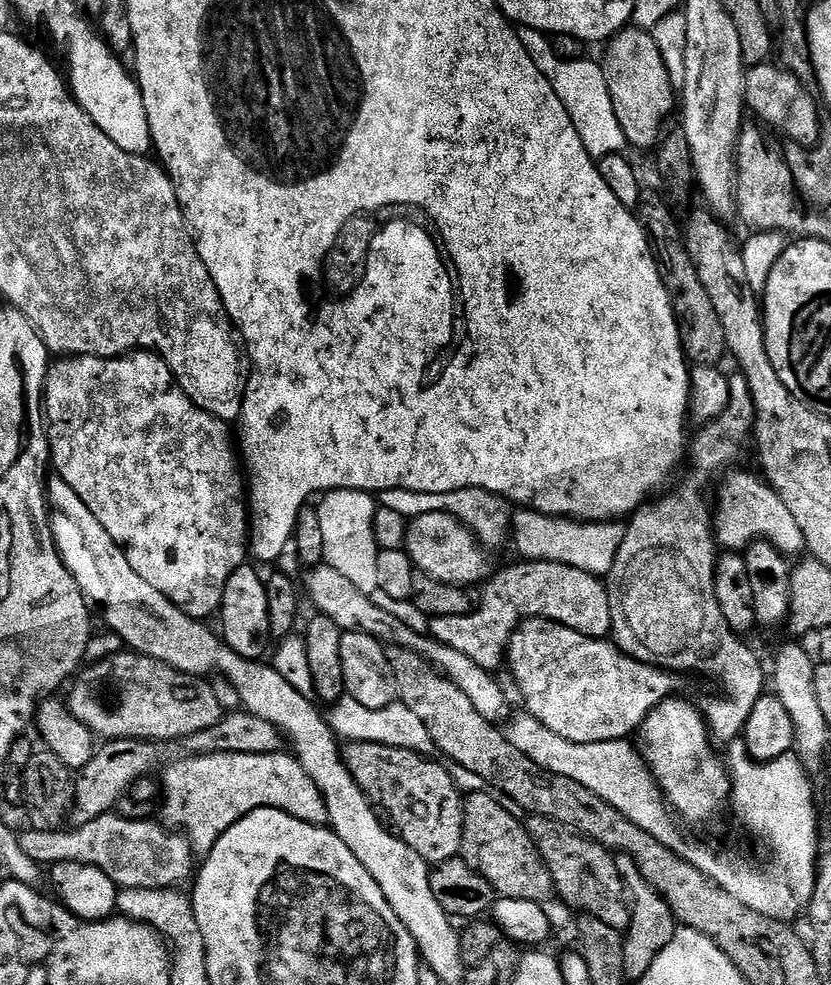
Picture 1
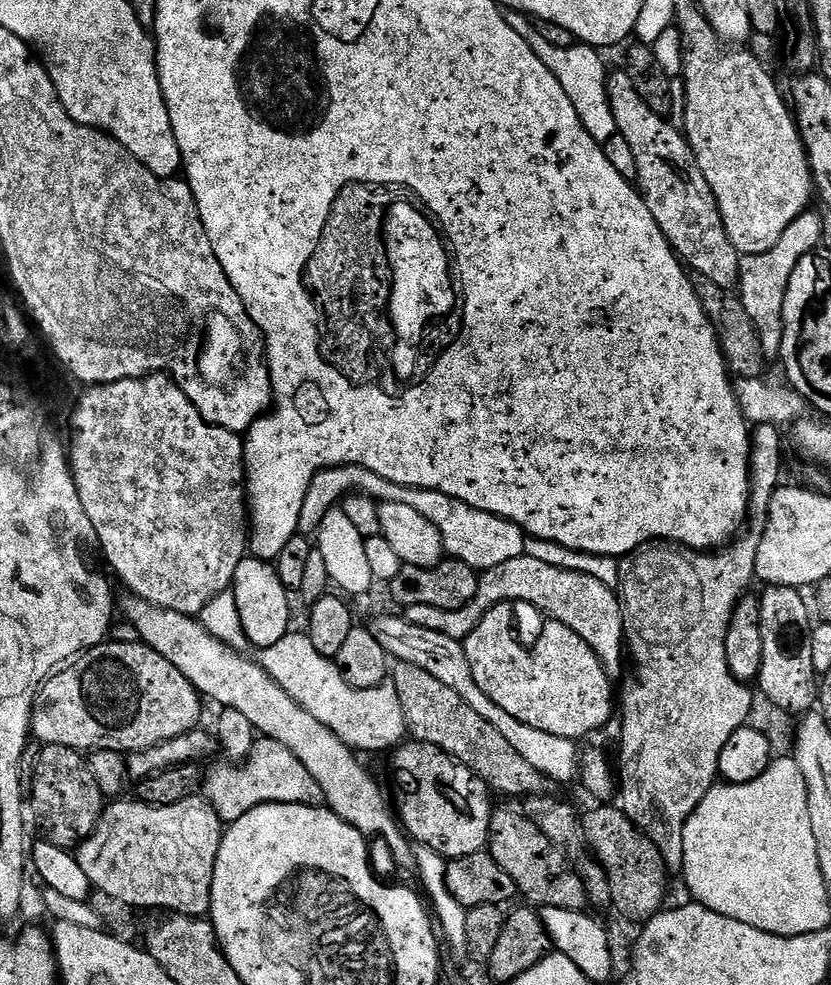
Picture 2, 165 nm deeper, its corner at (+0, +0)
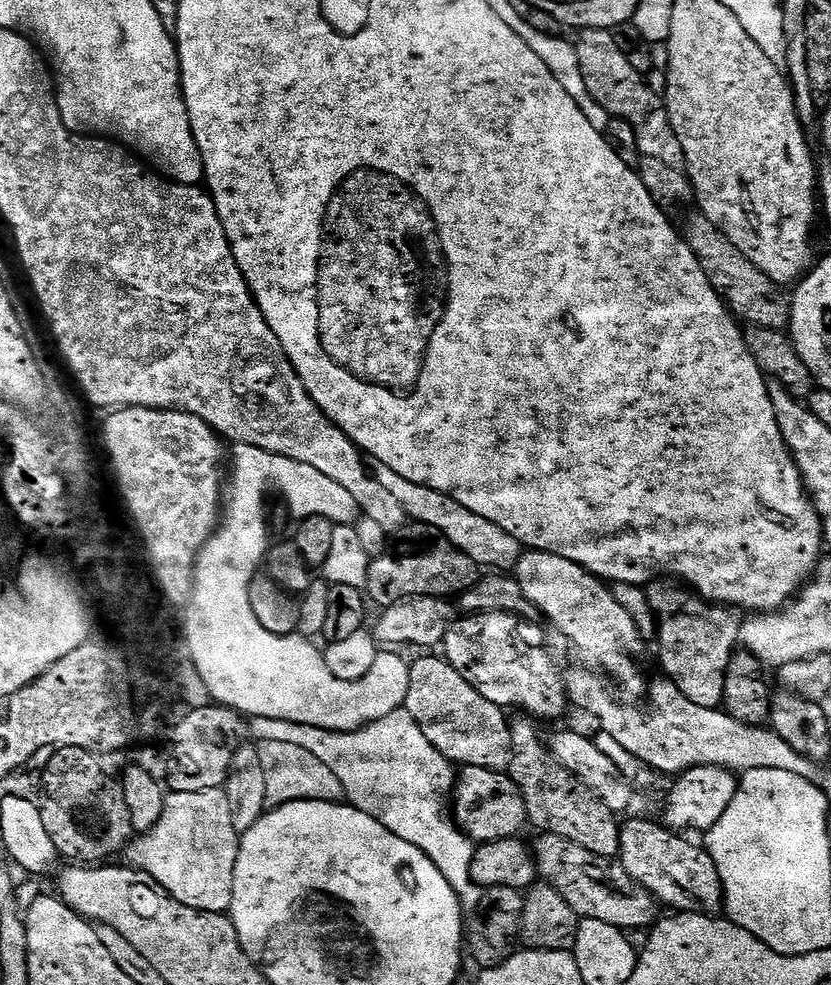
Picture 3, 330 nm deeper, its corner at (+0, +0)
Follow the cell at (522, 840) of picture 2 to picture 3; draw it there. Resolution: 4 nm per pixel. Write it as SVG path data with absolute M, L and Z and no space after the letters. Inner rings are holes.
M545 831L534 843L534 855L536 857L536 871L543 883L549 884L562 898L566 900L566 906L576 912L577 917L594 919L606 922L609 926L630 930L630 928L651 929L657 923L656 908L658 902L649 892L640 887L626 874L626 870L615 859L607 860L598 854L590 854L590 850L582 850L582 846L574 846L574 842L566 842L566 838L558 838L554 834Z

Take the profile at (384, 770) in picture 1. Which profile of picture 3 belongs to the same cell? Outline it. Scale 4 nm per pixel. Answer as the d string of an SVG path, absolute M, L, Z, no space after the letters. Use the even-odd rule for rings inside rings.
M482 766L459 769L454 789L454 819L461 832L477 845L511 836L519 837L520 831L528 824L526 802L507 771L495 772Z

